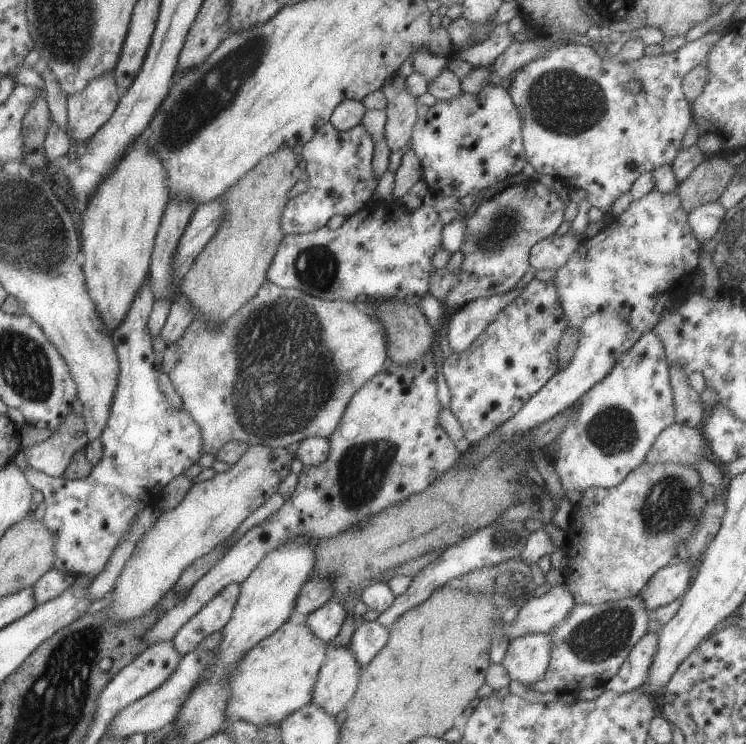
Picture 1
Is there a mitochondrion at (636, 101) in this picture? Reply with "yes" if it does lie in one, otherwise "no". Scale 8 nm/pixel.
no

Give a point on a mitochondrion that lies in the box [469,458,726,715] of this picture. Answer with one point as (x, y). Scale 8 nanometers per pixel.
(669, 501)

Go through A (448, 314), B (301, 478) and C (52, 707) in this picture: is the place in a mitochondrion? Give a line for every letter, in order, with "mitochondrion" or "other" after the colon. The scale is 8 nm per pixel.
A: other
B: other
C: mitochondrion

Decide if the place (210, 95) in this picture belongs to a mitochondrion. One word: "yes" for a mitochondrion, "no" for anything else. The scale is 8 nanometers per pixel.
yes

